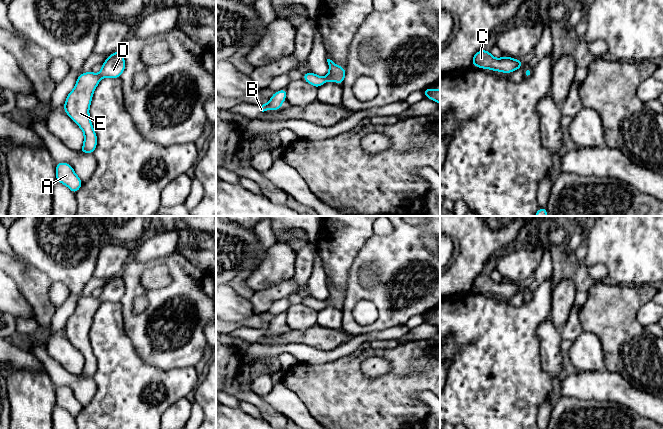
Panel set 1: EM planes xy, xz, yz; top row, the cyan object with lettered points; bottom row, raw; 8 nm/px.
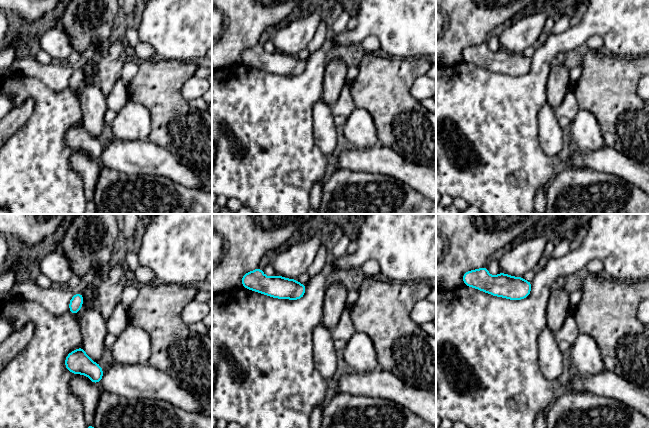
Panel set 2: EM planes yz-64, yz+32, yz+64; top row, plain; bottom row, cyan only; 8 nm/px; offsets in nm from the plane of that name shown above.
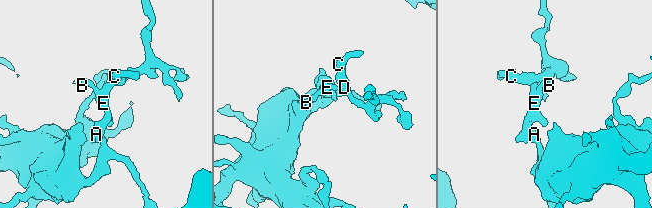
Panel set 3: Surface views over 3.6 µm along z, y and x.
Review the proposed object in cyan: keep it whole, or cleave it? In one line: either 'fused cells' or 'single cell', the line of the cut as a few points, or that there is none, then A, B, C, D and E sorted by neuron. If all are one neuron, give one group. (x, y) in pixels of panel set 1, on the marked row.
single cell; no cut; A B C D E

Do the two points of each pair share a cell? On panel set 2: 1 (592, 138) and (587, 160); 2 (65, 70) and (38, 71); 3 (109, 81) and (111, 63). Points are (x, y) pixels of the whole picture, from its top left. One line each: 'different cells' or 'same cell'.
1: different cells
2: same cell
3: same cell

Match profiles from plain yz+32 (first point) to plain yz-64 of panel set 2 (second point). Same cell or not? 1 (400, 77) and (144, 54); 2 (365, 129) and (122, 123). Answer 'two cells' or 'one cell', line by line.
1: two cells
2: one cell

